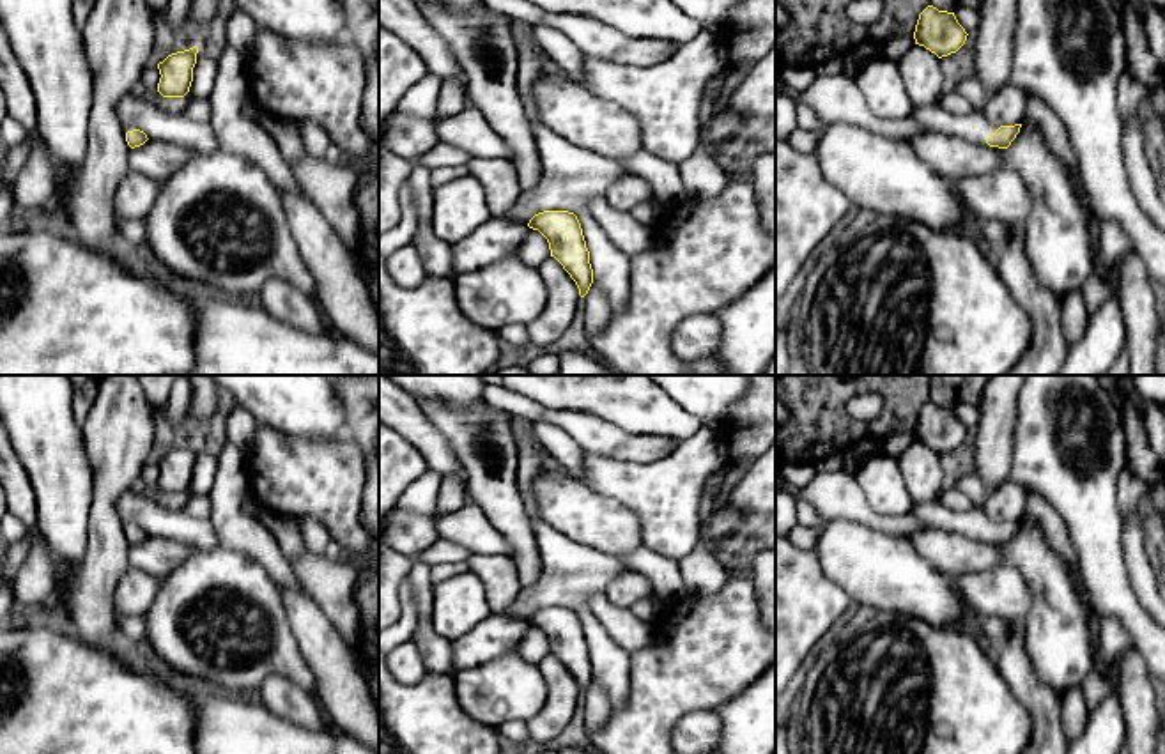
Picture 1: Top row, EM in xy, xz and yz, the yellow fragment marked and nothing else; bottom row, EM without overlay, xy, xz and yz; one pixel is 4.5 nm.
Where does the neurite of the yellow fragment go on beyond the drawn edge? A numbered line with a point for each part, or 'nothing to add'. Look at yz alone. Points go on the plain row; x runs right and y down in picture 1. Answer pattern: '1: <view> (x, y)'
1: yz (972, 524)

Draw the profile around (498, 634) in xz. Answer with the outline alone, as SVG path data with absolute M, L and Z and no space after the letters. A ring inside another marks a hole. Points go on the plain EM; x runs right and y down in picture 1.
M492 612L471 632L451 642L455 673L485 666L519 650L528 627L528 621Z

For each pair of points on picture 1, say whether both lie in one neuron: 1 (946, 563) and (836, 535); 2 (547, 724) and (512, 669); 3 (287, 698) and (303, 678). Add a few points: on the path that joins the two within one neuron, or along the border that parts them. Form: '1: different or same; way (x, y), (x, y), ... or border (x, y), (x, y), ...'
1: same; way (919, 563), (863, 561)
2: different; border (539, 668), (546, 685), (546, 703), (526, 723)
3: different; border (259, 687), (270, 677), (284, 675), (312, 692)

